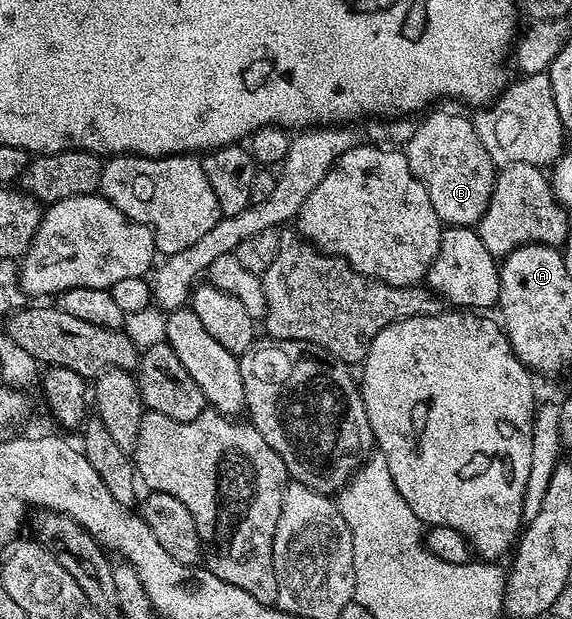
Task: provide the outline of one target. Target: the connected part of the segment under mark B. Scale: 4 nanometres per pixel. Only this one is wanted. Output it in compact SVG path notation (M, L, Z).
M430 113L426 114L428 117L420 125L414 126L411 138L405 143L409 171L413 171L417 180L429 191L429 203L433 203L433 211L437 211L444 226L478 226L493 195L497 166L489 159L489 151L481 147L481 139L477 139L475 123L470 116L462 117L459 113Z

